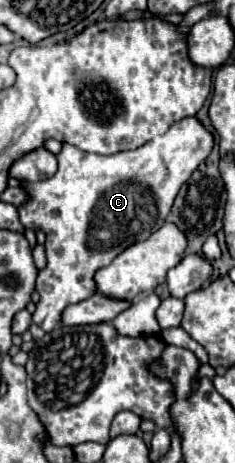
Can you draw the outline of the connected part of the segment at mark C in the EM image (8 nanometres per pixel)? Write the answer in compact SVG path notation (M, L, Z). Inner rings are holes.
M190 116L186 120L180 120L178 124L172 124L166 134L152 138L140 148L116 152L110 156L90 154L64 144L58 154L58 172L50 180L34 184L22 182L22 186L30 194L30 200L18 208L20 222L32 230L42 230L46 234L46 268L40 270L36 280L40 302L36 304L36 312L32 314L34 324L38 324L44 332L52 332L60 324L62 312L70 304L94 296L98 292L94 282L96 270L108 266L122 250L140 240L146 240L164 224L164 218L170 212L180 186L192 176L202 160L206 160L212 148L212 132L196 116Z

